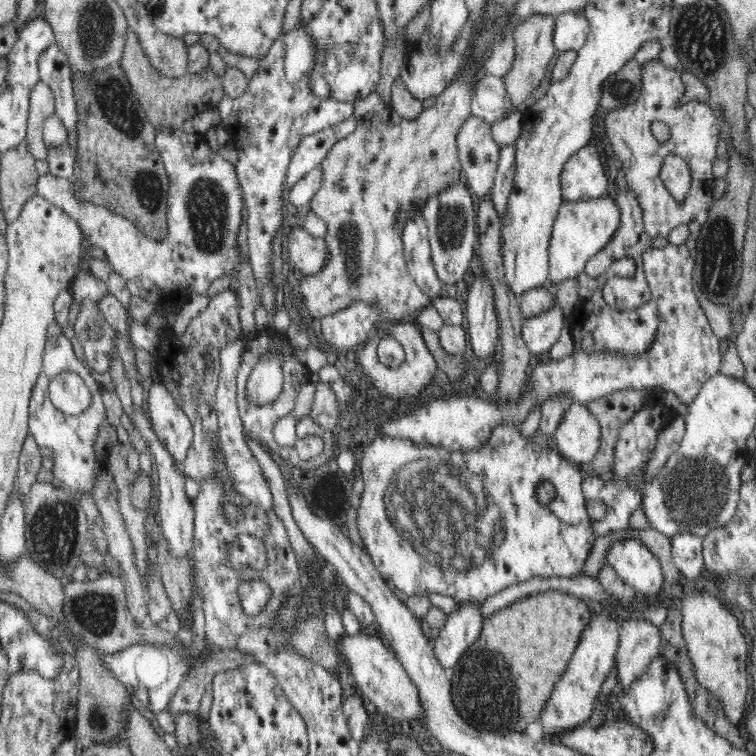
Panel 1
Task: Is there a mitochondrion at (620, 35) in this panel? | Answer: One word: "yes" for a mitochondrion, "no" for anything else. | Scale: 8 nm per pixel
no

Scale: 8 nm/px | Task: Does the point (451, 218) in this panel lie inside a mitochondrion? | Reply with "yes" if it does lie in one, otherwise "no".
yes

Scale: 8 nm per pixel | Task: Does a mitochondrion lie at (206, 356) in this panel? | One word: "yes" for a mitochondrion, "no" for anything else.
no

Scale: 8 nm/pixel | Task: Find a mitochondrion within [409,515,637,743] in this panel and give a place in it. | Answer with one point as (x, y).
(485, 693)

